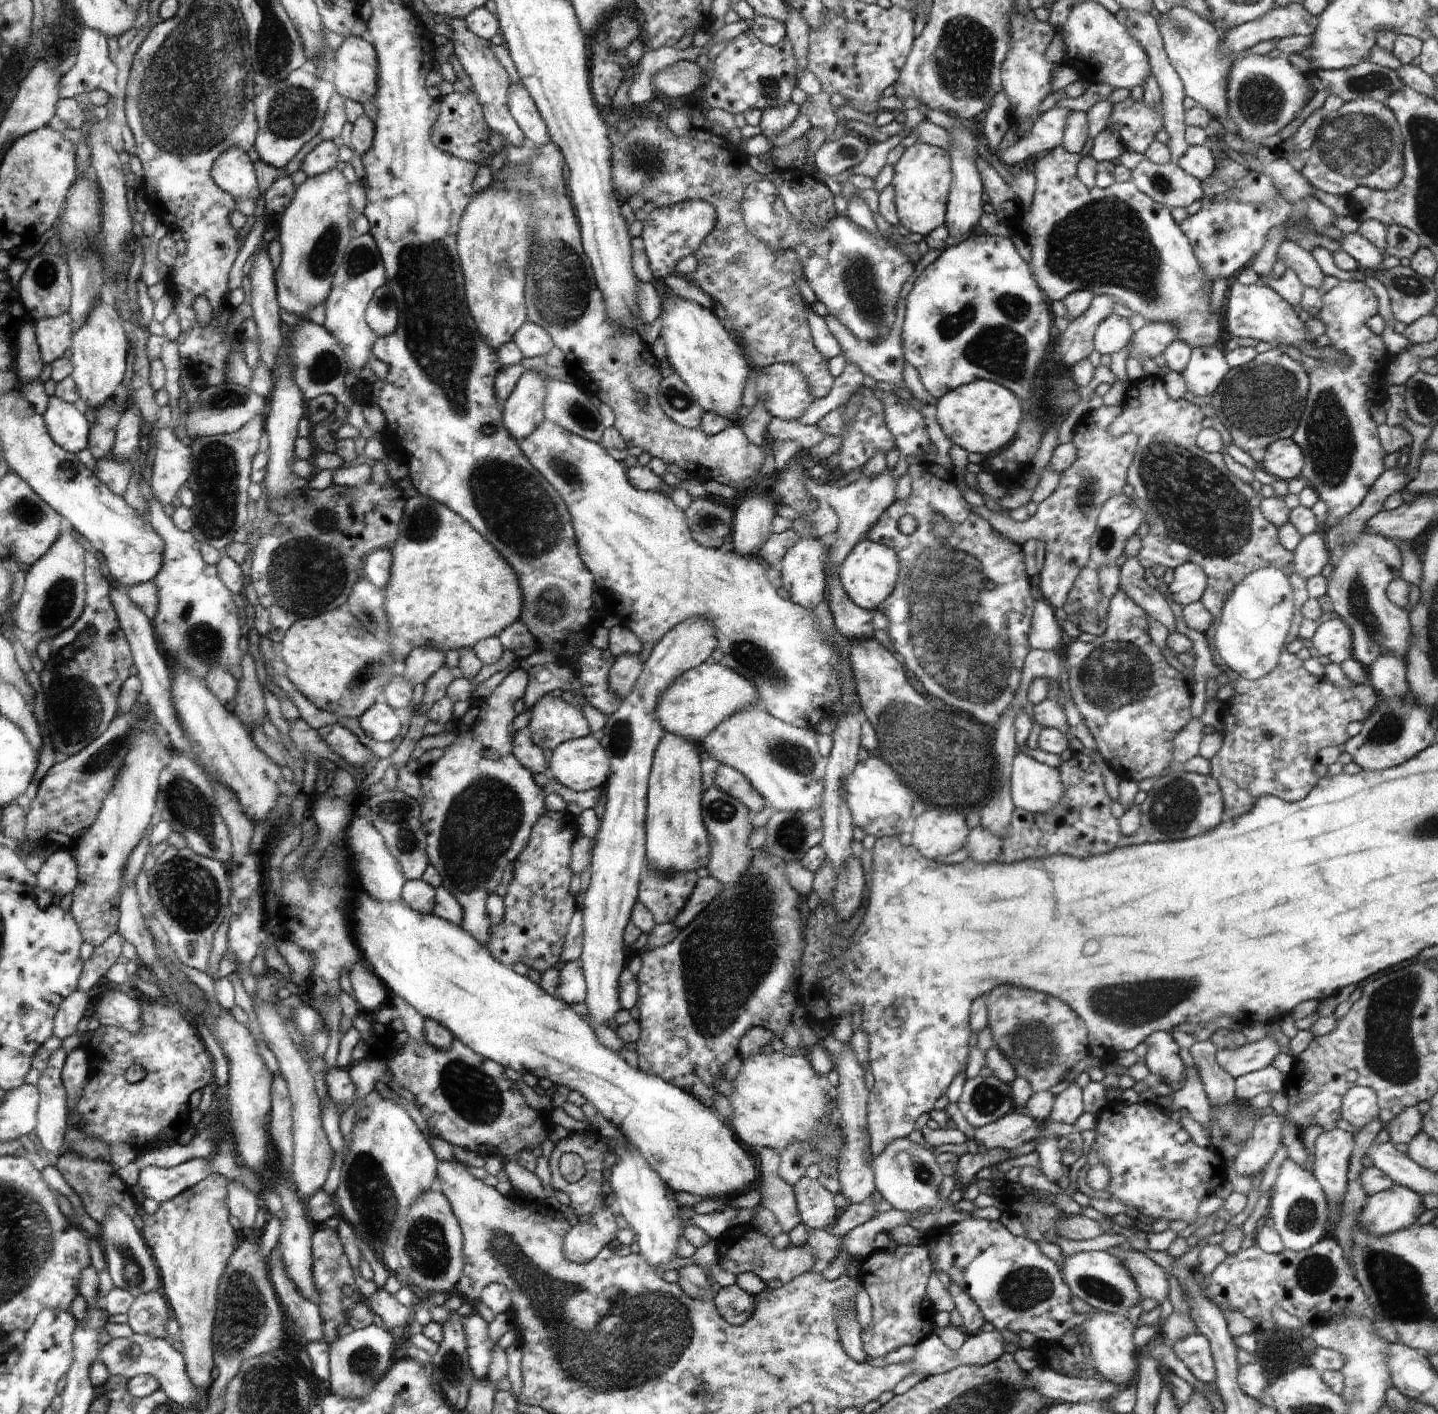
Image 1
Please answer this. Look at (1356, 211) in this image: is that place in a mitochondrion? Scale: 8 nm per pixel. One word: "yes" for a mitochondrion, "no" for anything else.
no

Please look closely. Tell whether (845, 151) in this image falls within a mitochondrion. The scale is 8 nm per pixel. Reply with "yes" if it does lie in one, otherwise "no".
yes

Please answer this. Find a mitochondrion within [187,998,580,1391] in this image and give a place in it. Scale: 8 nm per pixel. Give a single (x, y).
(375, 1202)

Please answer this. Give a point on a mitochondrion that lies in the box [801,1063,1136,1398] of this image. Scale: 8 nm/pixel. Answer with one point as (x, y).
(1027, 1286)

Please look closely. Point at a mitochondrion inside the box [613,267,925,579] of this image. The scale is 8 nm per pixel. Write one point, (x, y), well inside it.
(679, 400)

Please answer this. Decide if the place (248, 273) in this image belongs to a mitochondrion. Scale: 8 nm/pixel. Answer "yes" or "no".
no

